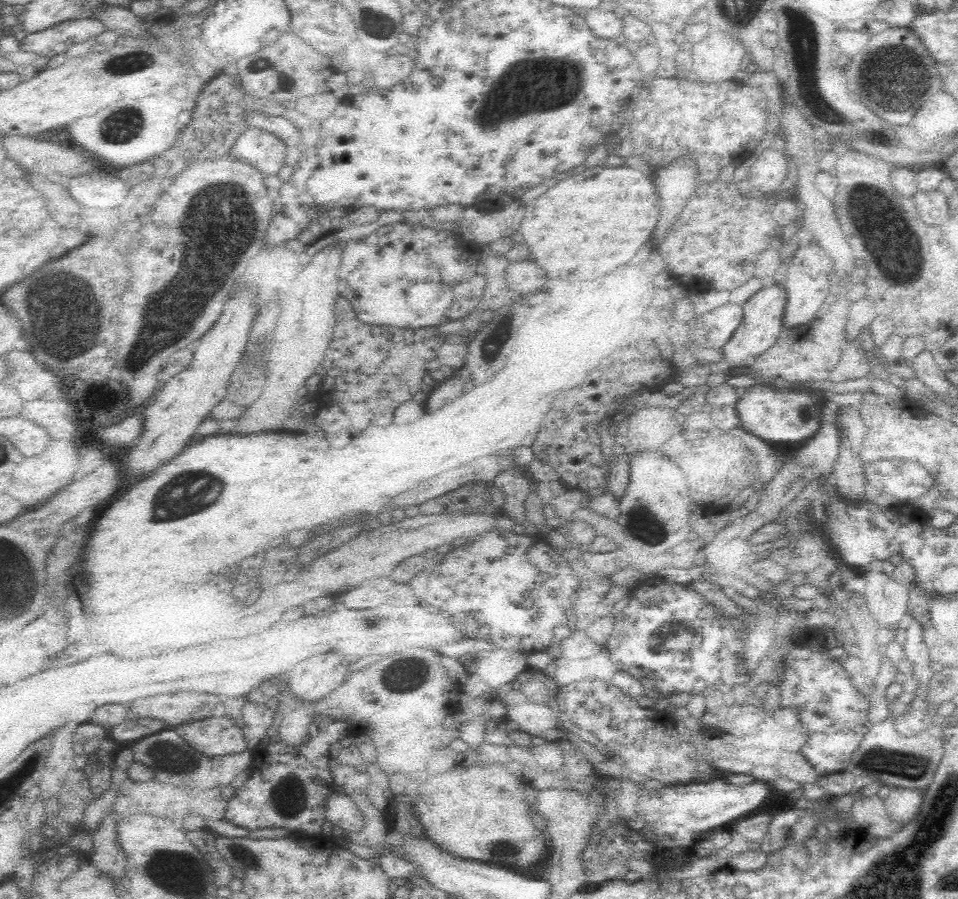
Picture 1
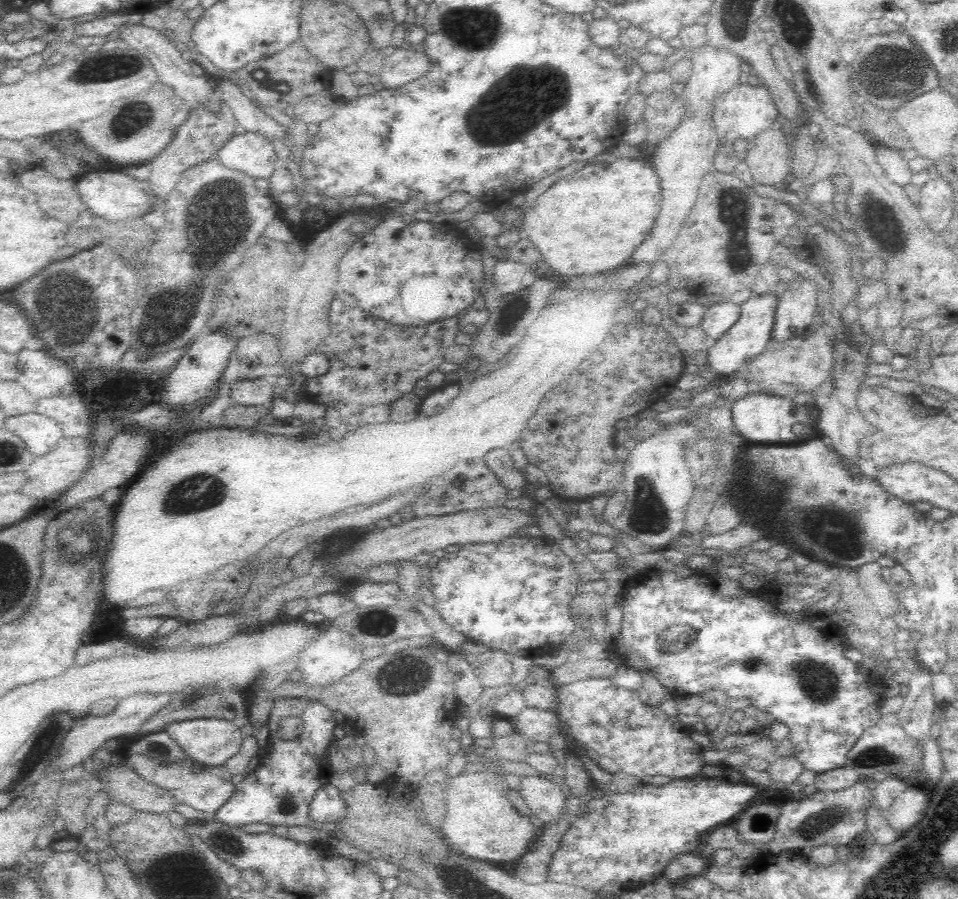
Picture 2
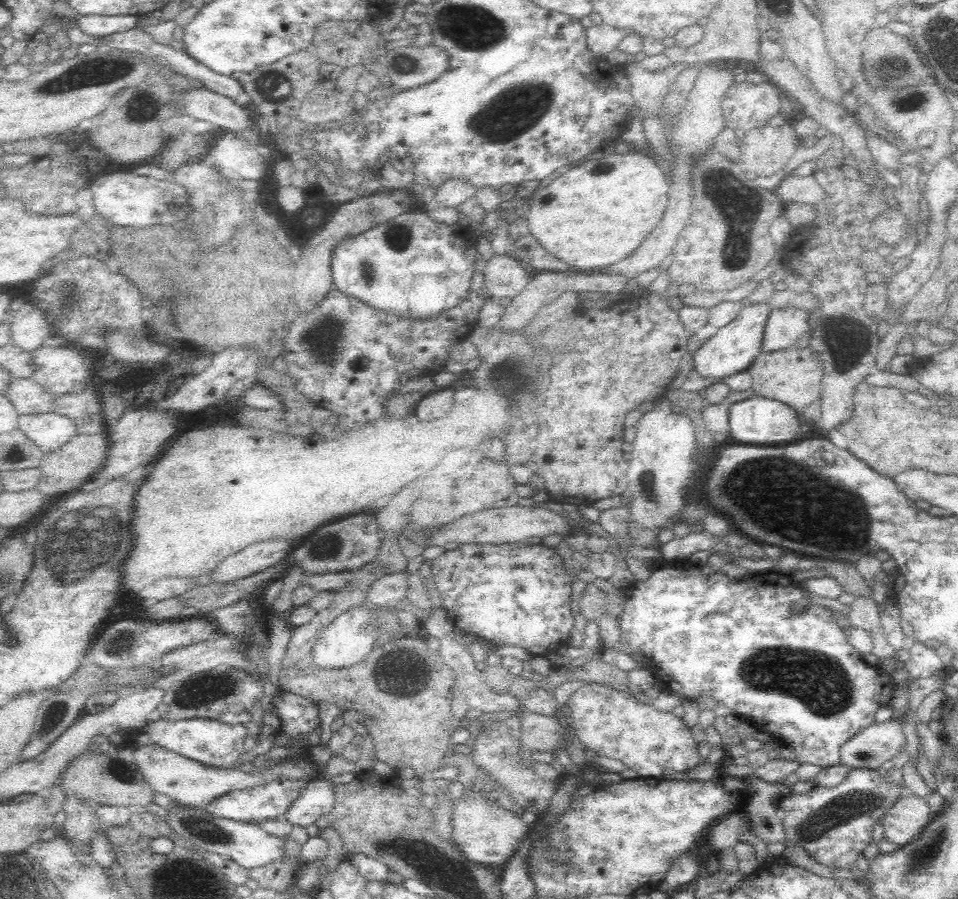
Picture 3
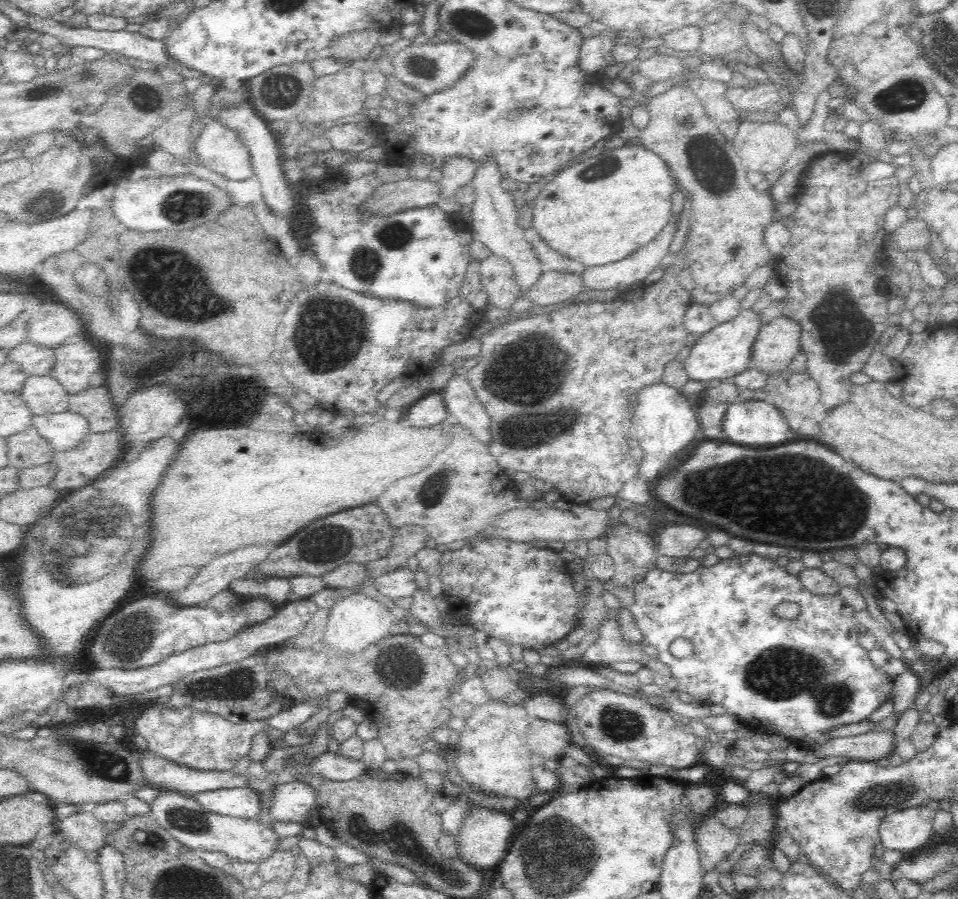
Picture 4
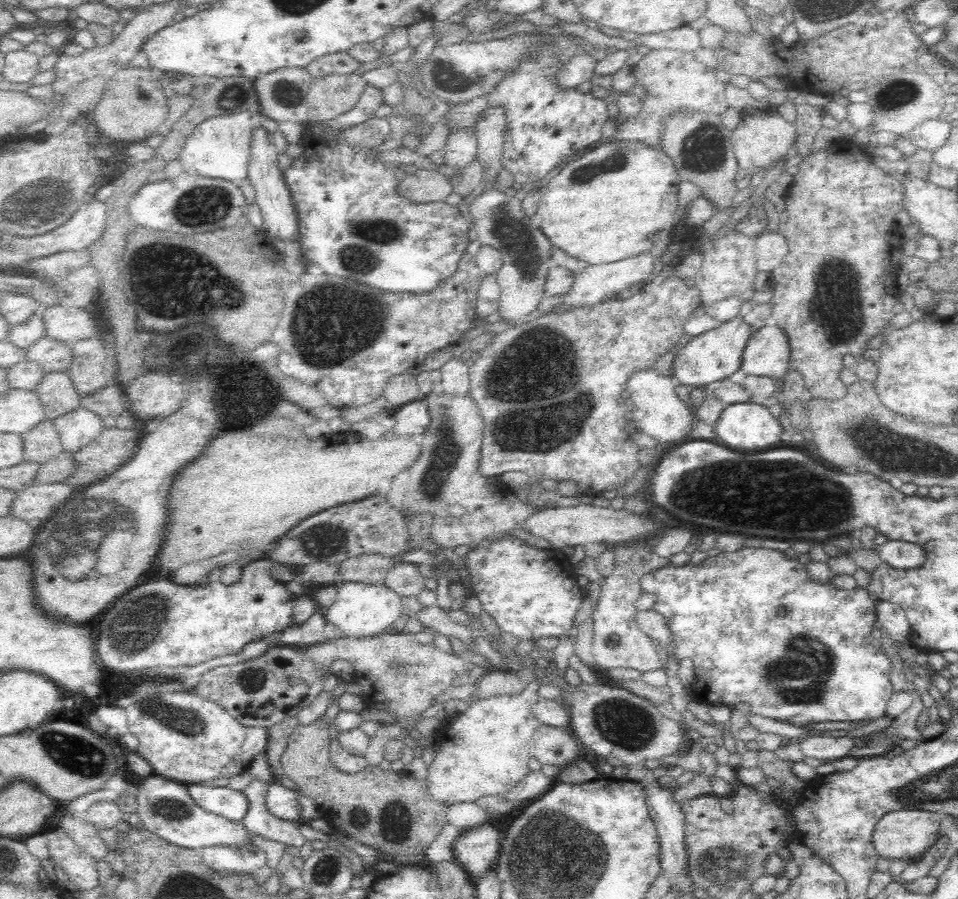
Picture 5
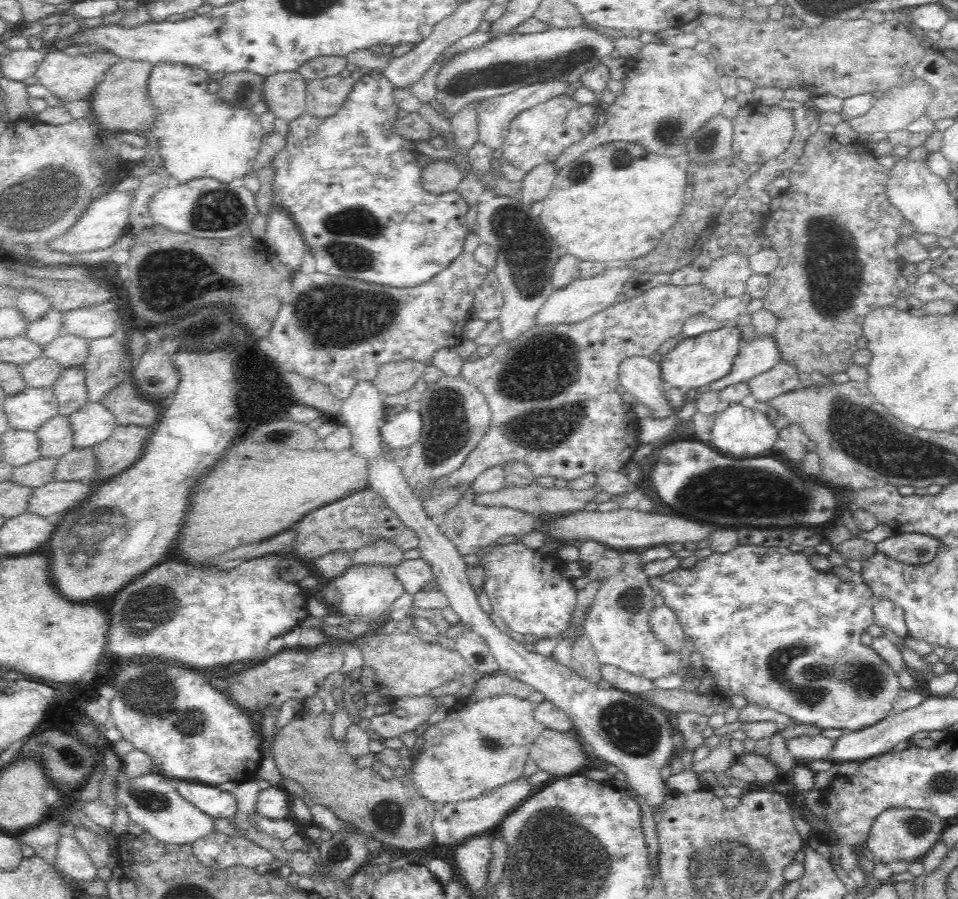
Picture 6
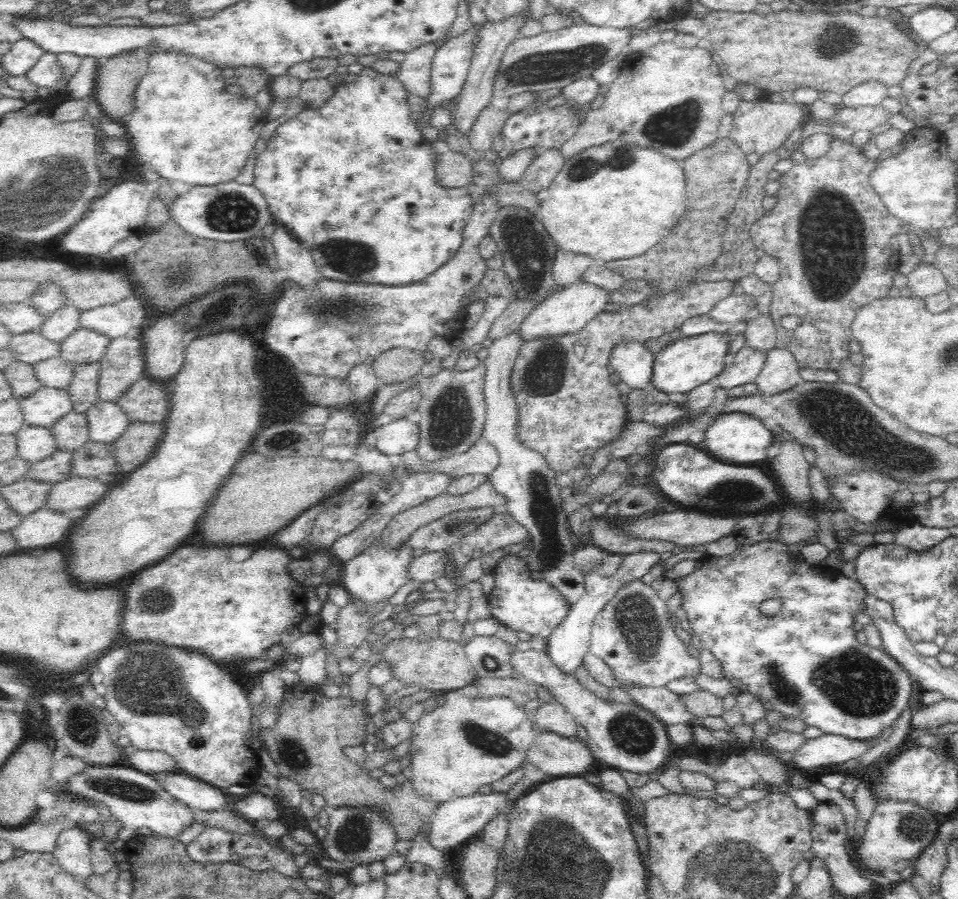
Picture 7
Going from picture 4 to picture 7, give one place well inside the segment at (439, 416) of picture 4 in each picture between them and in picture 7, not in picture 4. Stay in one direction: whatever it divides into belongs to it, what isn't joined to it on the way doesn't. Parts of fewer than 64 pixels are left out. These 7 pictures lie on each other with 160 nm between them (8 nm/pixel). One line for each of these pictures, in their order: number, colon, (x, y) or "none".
5: (414, 418)
6: (401, 430)
7: (402, 435)

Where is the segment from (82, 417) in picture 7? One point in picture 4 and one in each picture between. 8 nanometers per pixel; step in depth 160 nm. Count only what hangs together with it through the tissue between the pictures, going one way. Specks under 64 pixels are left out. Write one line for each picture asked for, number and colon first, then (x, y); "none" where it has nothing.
4: (26, 449)
5: (41, 443)
6: (54, 437)

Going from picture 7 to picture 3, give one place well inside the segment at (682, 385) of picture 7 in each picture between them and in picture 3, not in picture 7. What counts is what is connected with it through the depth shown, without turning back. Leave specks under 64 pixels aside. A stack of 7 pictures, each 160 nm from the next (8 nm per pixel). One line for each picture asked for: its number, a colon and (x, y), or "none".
3: (733, 349)
4: (726, 350)
5: (711, 357)
6: (696, 362)

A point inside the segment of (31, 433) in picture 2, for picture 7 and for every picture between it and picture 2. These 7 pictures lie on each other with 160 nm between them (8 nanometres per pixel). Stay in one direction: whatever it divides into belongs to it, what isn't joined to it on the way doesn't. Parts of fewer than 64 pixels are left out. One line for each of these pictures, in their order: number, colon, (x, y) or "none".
3: (48, 431)
4: (62, 430)
5: (79, 427)
6: (93, 423)
7: (106, 422)

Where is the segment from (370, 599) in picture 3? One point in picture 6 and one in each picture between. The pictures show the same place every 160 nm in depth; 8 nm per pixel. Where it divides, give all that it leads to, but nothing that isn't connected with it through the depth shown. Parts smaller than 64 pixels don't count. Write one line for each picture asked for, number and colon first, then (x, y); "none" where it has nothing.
4: (398, 584)
5: (404, 579)
6: (413, 575)

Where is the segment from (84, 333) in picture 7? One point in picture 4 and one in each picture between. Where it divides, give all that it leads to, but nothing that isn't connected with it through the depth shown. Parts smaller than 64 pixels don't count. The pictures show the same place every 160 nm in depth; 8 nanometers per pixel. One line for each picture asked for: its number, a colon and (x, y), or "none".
4: (36, 361)
5: (52, 356)
6: (67, 351)

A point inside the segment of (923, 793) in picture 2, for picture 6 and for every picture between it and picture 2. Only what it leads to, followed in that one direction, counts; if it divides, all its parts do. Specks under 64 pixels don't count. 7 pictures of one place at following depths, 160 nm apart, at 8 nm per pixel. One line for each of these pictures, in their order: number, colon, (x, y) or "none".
3: (904, 821)
4: (911, 829)
5: (904, 834)
6: (901, 834)

